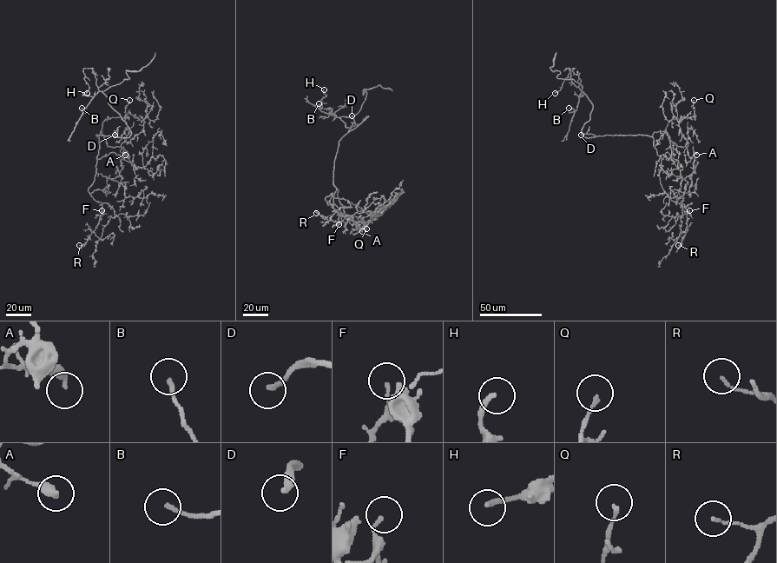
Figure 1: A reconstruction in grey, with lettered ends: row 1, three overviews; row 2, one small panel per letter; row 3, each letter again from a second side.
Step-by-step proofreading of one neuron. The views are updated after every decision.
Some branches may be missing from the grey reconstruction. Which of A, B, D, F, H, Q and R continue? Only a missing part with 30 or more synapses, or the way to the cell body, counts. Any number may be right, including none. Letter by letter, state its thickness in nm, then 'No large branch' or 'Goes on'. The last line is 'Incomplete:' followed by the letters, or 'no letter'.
A: Thickness 280 nm. No large branch
B: Thickness 150 nm. Goes on
D: Thickness 200 nm. Goes on
F: Thickness 120 nm. No large branch
H: Thickness 200 nm. Goes on
Q: Thickness 150 nm. No large branch
R: Thickness 90 nm. No large branch
Incomplete: B, D, H

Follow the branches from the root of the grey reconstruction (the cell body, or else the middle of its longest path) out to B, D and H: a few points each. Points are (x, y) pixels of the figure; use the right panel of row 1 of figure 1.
B: (621, 135), (582, 136), (582, 129), (590, 118), (592, 104), (582, 91), (576, 109), (569, 108)
D: (621, 135), (581, 135)
H: (621, 135), (582, 136), (582, 129), (590, 118), (592, 104), (580, 89), (581, 80), (574, 68), (555, 93)

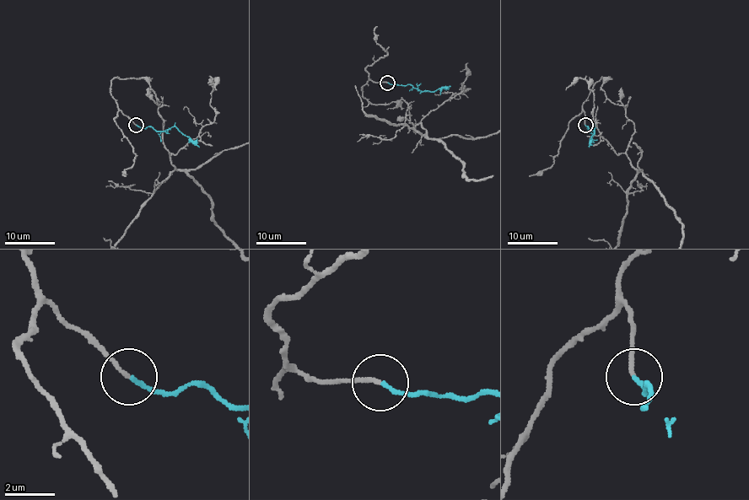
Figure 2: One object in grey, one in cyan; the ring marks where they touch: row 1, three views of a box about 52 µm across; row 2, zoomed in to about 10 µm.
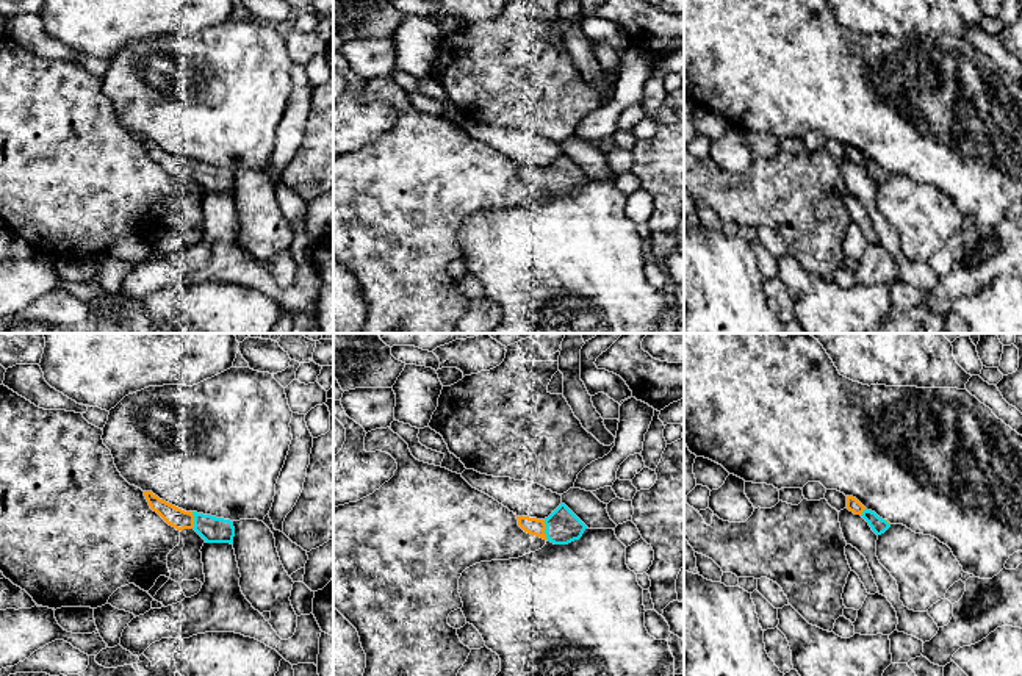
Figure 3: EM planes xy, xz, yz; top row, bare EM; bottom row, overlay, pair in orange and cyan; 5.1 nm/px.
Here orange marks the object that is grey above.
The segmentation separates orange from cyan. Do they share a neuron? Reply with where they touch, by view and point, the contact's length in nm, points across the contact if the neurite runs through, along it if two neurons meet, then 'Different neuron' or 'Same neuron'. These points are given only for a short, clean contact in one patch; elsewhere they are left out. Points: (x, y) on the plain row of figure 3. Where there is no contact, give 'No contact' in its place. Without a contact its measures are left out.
Touches orange at xz (545, 177). Shared border 110 nm. Same neuron

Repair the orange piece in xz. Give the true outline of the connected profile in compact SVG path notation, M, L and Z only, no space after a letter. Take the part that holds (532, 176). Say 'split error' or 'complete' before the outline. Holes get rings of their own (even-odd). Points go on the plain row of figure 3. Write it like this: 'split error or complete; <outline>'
split error; M560 153L548 167L537 169L516 166L518 175L535 186L554 194L568 194L579 189L587 175L565 155Z

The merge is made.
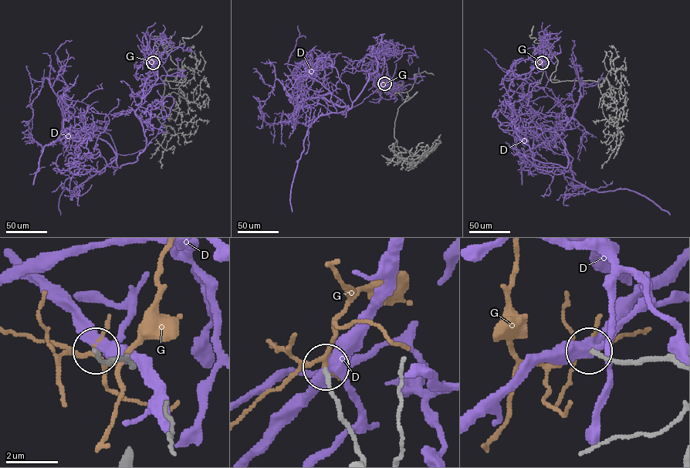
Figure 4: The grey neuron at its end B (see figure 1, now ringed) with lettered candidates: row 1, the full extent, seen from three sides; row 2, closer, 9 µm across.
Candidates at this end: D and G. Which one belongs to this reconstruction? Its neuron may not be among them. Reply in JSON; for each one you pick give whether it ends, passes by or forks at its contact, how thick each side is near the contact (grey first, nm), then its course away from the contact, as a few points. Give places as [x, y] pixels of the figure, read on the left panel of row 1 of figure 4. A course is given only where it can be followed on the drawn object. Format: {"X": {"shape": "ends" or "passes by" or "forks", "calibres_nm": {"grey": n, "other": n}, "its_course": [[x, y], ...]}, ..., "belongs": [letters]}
{"G": {"shape": "forks", "calibres_nm": {"grey": 160, "other": 130}}, "belongs": ["G"]}

